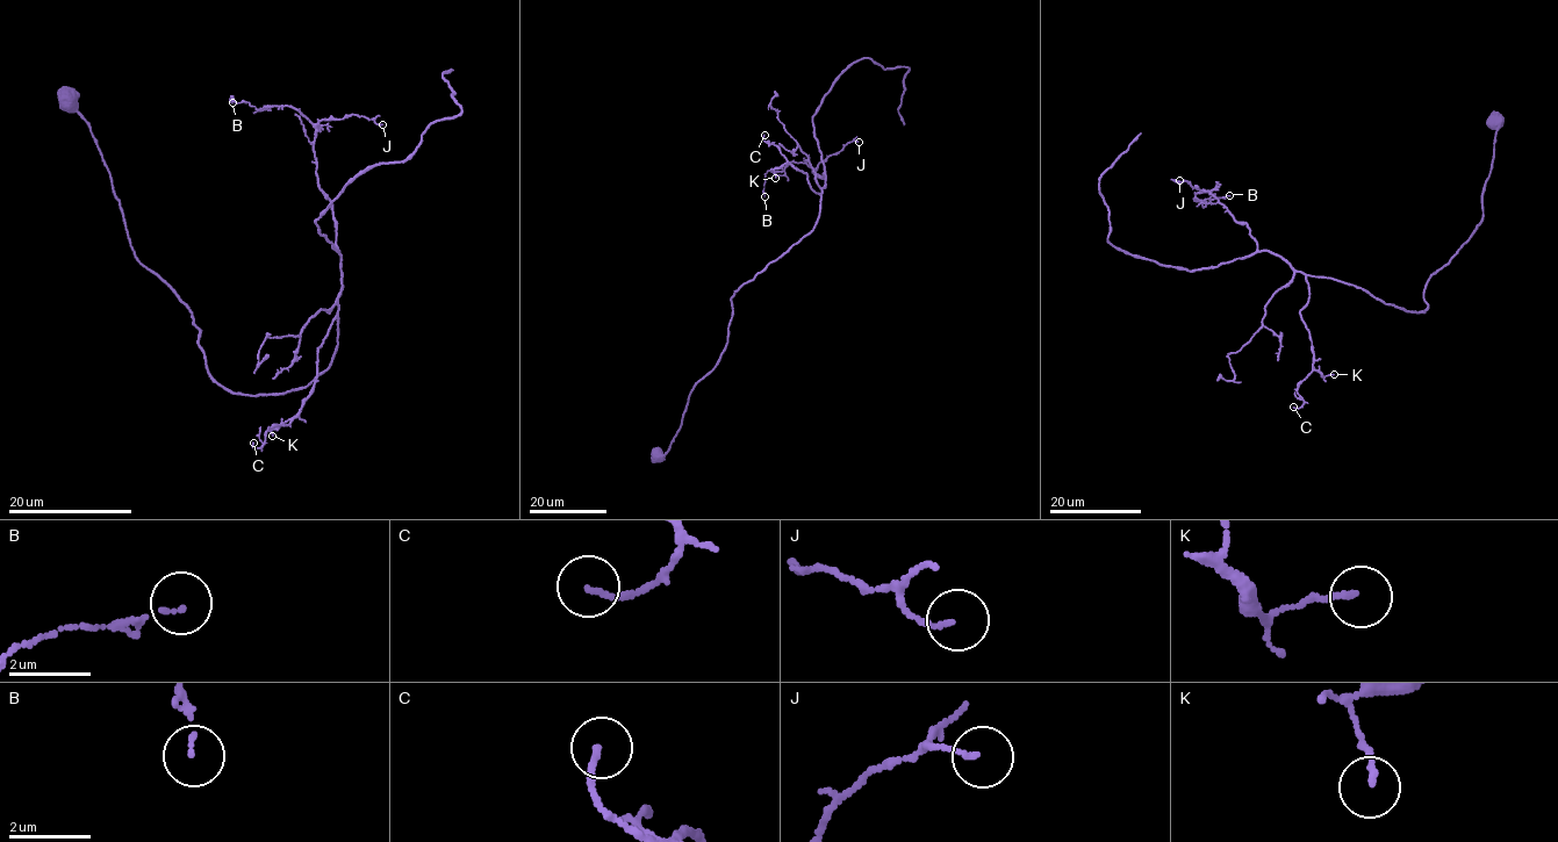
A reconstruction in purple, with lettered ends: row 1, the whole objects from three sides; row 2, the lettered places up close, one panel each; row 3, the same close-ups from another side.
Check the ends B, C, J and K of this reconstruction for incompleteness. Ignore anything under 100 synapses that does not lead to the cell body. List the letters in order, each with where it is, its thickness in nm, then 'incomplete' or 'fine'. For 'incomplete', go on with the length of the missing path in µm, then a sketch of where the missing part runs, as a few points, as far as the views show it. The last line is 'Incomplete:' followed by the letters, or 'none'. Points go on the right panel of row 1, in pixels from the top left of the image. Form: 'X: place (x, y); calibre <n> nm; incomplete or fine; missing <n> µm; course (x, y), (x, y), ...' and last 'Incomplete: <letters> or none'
B: place (1229, 195); calibre 80 nm; fine
C: place (1293, 407); calibre 110 nm; fine
J: place (1179, 180); calibre 100 nm; fine
K: place (1334, 374); calibre 130 nm; fine
Incomplete: none

